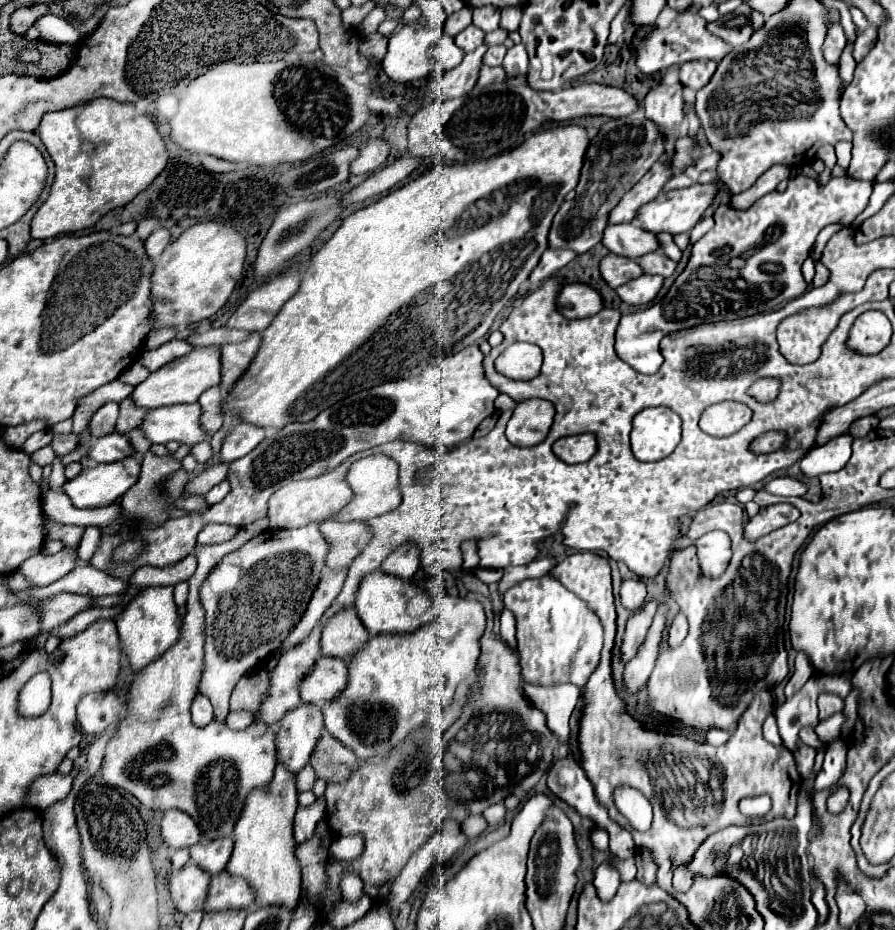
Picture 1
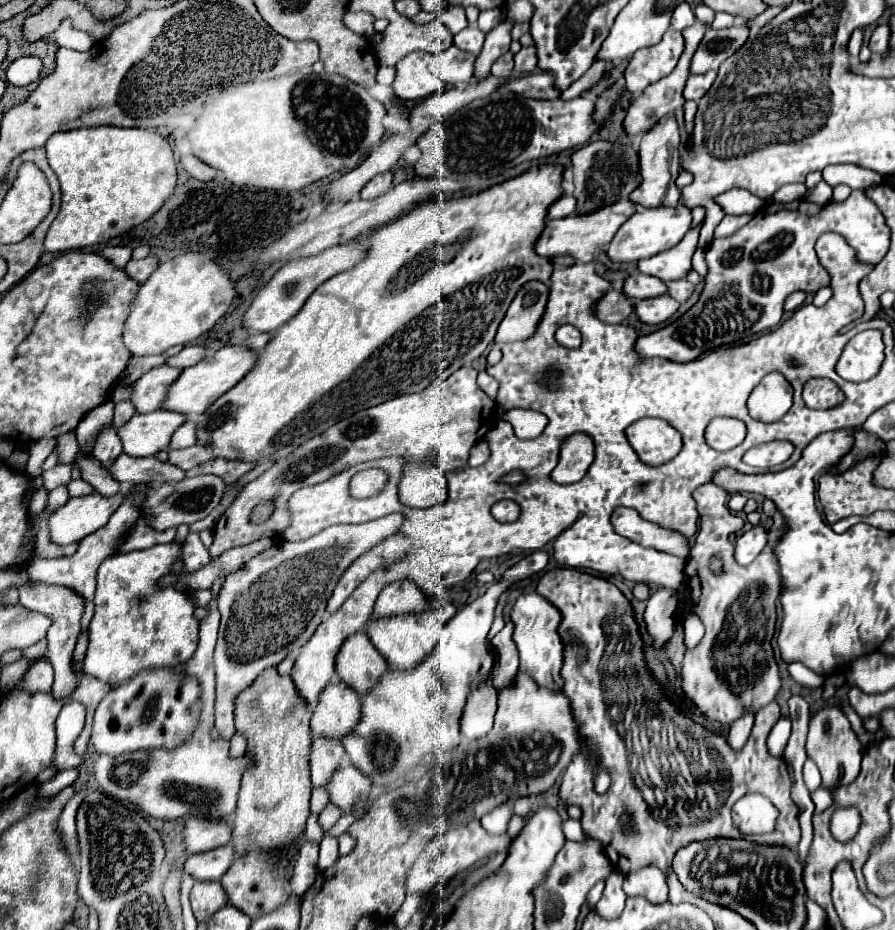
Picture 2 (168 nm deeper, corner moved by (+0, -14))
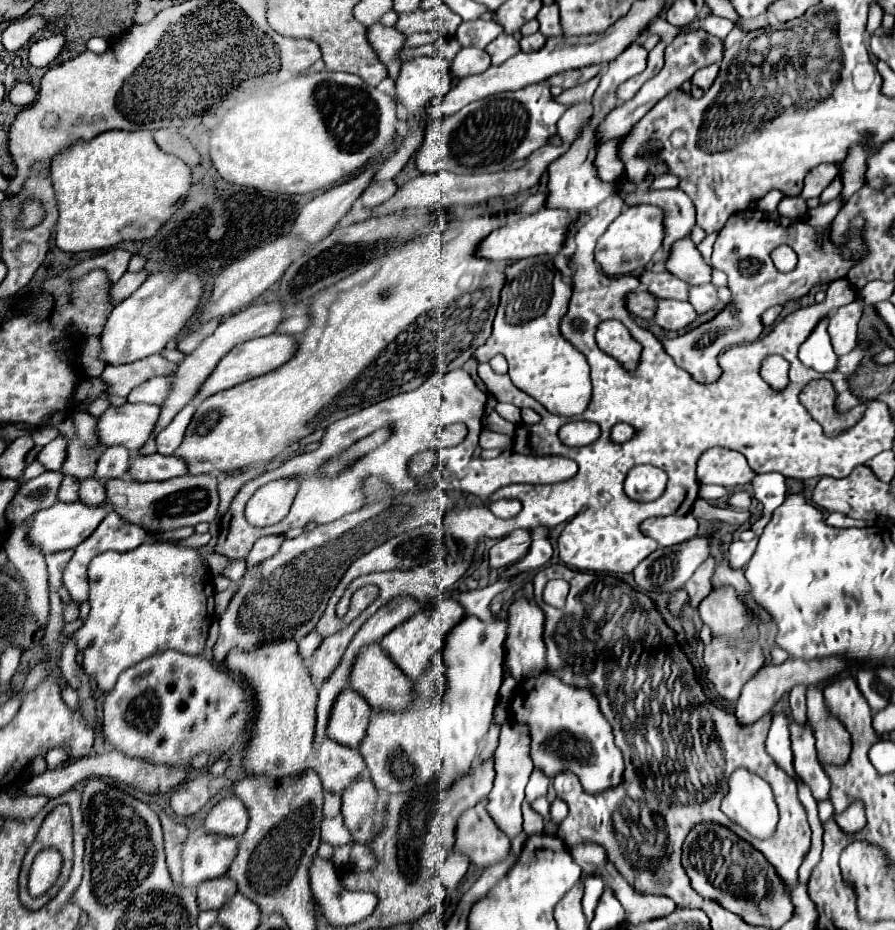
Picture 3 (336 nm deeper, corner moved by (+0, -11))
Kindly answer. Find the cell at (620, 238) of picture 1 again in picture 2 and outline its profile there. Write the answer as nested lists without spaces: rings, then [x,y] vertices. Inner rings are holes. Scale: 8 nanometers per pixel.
[[[694,228],[686,234],[686,238],[682,238],[682,242],[678,242],[678,246],[664,250],[662,254],[656,254],[654,258],[640,260],[638,270],[642,274],[656,276],[664,282],[686,278],[688,272],[692,270],[692,256],[698,246],[698,232],[700,228]]]

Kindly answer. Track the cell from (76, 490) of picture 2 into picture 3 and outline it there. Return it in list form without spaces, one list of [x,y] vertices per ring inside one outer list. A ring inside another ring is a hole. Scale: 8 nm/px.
[[[88,477],[80,481],[80,491],[78,491],[82,503],[90,503],[90,505],[104,505],[106,503],[106,491],[104,491],[104,483],[96,477]]]

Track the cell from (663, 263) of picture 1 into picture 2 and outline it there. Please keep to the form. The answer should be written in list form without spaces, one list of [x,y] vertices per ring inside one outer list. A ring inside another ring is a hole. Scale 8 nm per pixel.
[[[674,280],[674,282],[666,282],[668,286],[668,294],[678,300],[678,302],[686,302],[692,292],[694,292],[694,284],[688,282],[688,280]]]

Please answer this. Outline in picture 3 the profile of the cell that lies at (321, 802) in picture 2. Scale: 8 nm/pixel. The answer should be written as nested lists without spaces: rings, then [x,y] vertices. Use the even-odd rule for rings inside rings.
[[[324,793],[324,817],[340,813],[340,795],[338,793]]]

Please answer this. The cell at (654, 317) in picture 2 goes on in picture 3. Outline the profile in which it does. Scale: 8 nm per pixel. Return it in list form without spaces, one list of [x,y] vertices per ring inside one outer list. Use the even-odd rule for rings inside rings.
[[[658,299],[656,301],[656,313],[654,321],[668,329],[668,331],[678,331],[692,323],[696,319],[694,307],[690,307],[688,301],[678,301],[678,299]]]

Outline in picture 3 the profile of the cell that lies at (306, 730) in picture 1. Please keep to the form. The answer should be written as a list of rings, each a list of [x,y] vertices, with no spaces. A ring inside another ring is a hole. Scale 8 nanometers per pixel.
[[[324,739],[320,743],[316,763],[312,767],[320,777],[324,791],[330,793],[342,793],[348,783],[358,779],[358,775],[362,775],[366,769],[356,749],[340,745],[332,739]]]

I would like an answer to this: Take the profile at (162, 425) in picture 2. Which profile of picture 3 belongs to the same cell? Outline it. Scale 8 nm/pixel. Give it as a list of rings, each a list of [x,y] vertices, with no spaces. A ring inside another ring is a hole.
[[[124,403],[120,407],[110,405],[98,421],[98,437],[102,445],[124,445],[128,451],[138,453],[152,437],[158,417],[158,405]]]

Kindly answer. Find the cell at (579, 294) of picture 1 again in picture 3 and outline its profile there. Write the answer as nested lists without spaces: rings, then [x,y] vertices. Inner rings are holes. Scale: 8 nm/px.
[[[634,289],[626,295],[626,309],[632,315],[638,315],[642,319],[652,319],[652,315],[654,315],[654,297],[648,291]]]

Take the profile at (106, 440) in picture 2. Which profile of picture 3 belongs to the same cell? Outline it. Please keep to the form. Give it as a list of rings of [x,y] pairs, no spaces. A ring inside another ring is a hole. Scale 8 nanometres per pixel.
[[[122,445],[104,447],[104,451],[98,459],[94,477],[98,477],[100,481],[112,479],[112,477],[124,477],[124,473],[128,471],[128,463],[130,463],[128,459],[130,459],[130,453],[126,447],[122,447]]]

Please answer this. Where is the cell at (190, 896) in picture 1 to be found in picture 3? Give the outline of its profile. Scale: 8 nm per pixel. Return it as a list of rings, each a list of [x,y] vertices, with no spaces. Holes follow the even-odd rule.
[[[226,875],[204,881],[198,885],[198,909],[200,911],[218,909],[226,901],[230,901],[234,893],[236,893],[236,883]]]

